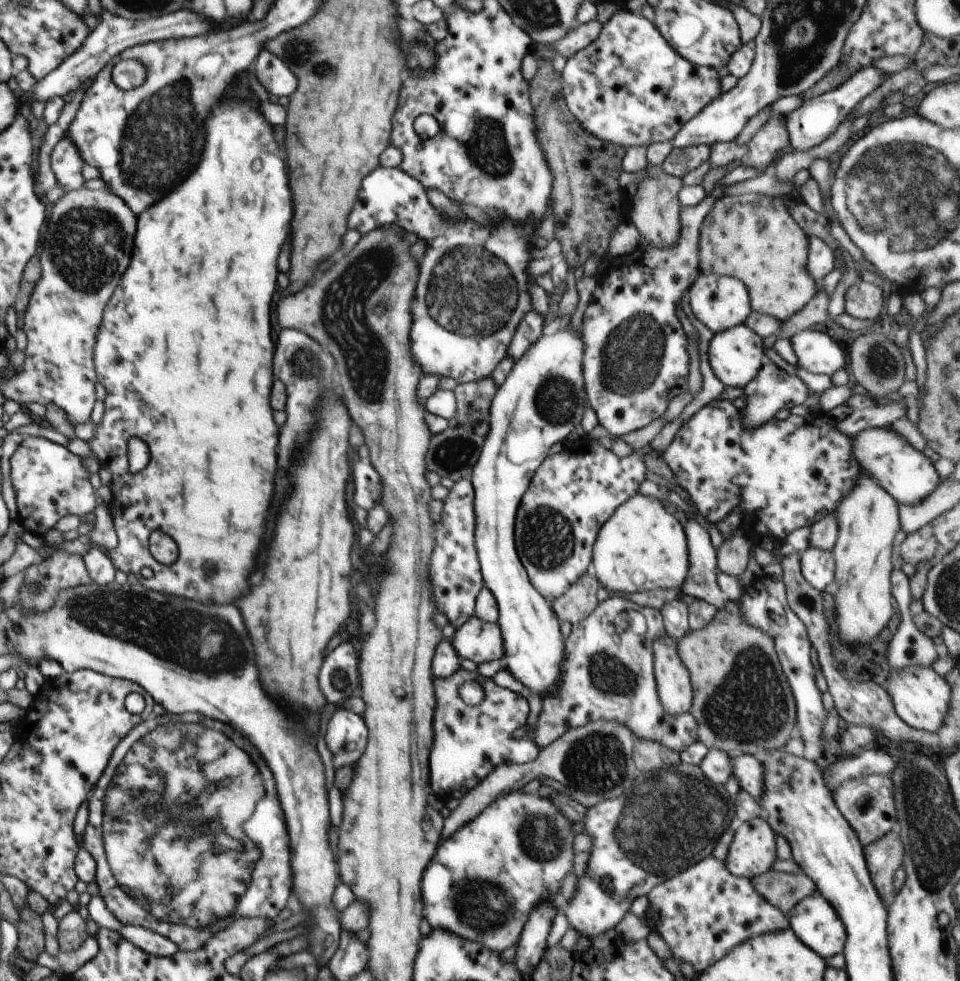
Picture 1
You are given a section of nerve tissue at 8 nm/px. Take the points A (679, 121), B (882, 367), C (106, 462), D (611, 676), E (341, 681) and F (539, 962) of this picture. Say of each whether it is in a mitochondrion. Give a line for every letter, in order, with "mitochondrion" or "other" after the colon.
A: other
B: mitochondrion
C: other
D: mitochondrion
E: mitochondrion
F: other

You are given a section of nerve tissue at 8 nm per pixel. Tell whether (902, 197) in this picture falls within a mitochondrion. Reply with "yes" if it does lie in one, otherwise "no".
yes

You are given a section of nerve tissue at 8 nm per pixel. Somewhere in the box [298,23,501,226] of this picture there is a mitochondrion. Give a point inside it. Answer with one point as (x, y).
(414, 42)

